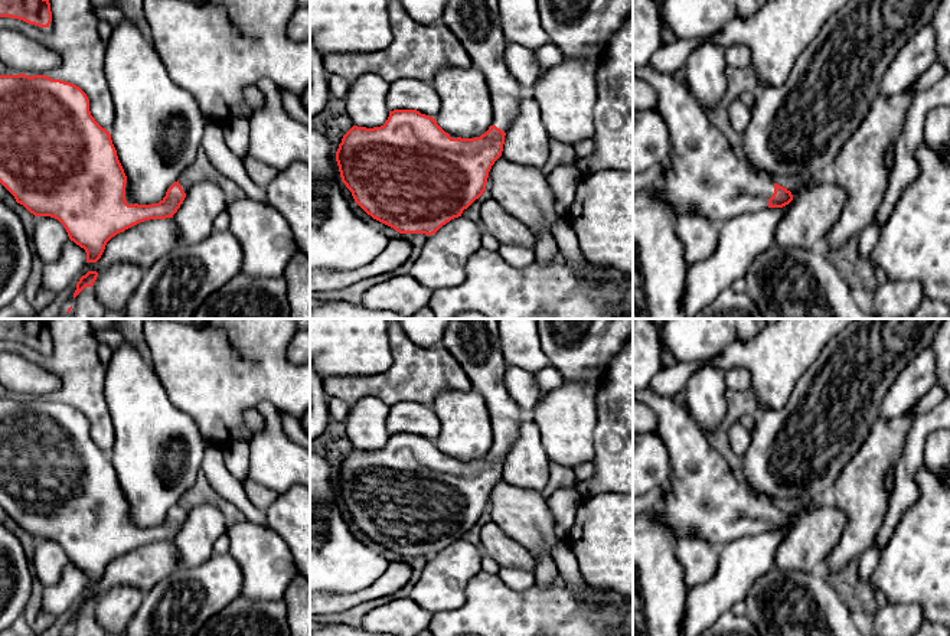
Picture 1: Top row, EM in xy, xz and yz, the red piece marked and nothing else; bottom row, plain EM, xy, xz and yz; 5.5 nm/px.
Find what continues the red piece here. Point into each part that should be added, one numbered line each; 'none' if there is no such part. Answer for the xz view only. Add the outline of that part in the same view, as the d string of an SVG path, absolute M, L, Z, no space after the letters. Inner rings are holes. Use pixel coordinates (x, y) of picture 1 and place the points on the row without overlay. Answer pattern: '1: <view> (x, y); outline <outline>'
1: xz (474, 342); outline M451 319L440 345L460 362L473 388L487 404L493 427L493 446L507 454L526 420L510 397L505 376L507 363L502 353L497 319Z

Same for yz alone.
1: yz (704, 498); outline M650 388L633 392L633 397L647 405L657 417L660 434L672 459L669 487L662 506L652 511L662 525L666 525L676 542L683 535L698 535L716 549L741 536L757 535L768 531L774 516L774 503L754 496L732 474L725 459L708 443L701 427L670 397L659 397Z

